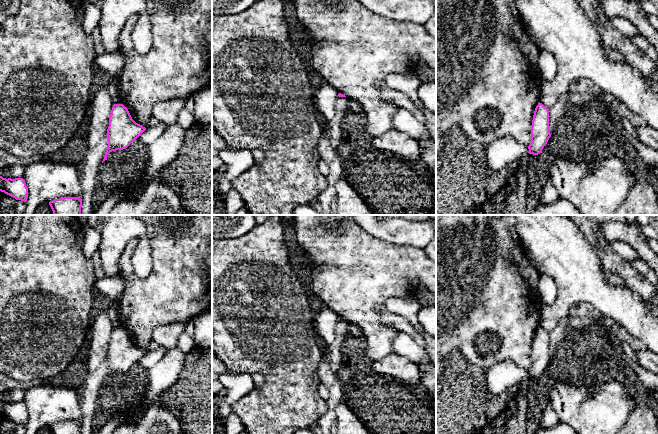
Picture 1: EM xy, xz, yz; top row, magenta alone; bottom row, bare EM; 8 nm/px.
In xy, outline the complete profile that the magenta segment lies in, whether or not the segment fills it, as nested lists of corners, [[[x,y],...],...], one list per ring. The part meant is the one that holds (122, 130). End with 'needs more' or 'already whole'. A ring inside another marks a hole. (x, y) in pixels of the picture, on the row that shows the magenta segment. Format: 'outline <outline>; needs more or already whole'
outline [[[114,104],[109,116],[106,134],[108,145],[102,163],[107,160],[110,152],[126,149],[145,130],[145,127],[132,119],[127,107],[123,104]]]; already whole

